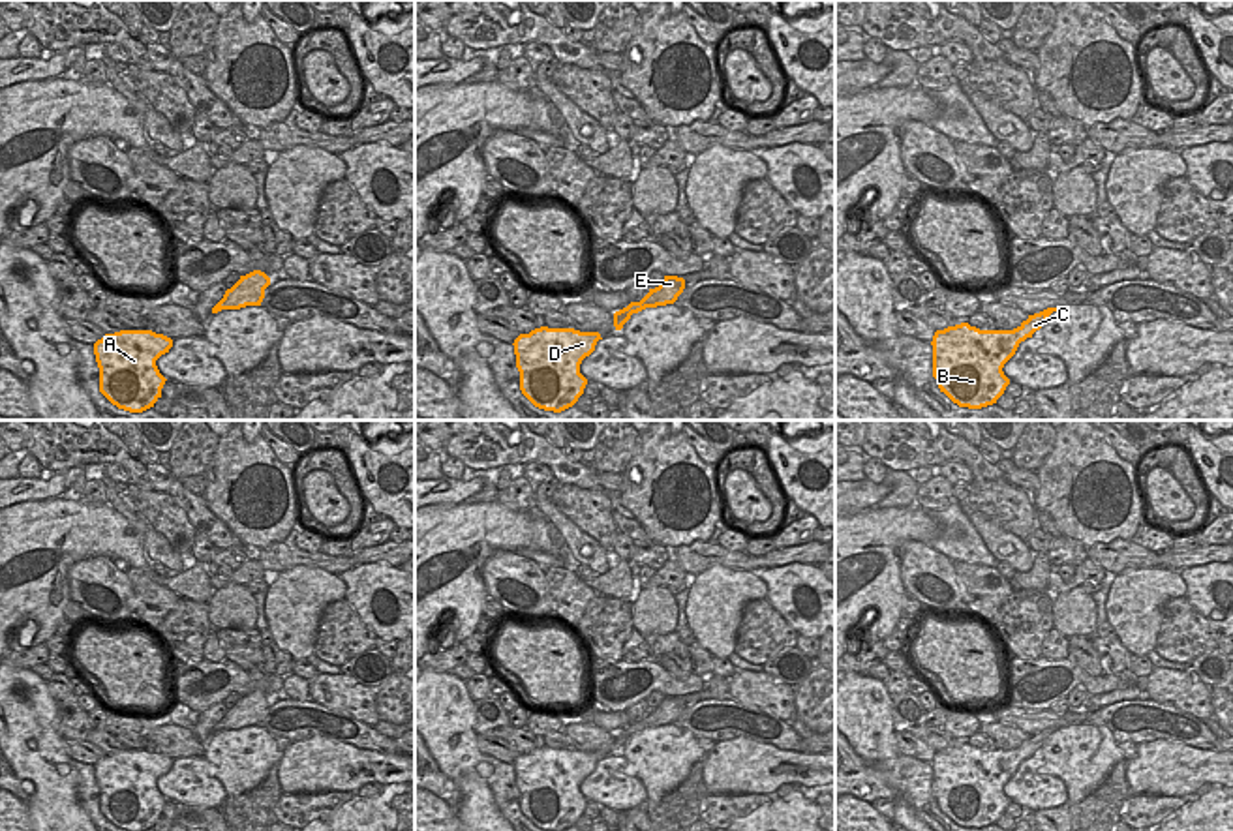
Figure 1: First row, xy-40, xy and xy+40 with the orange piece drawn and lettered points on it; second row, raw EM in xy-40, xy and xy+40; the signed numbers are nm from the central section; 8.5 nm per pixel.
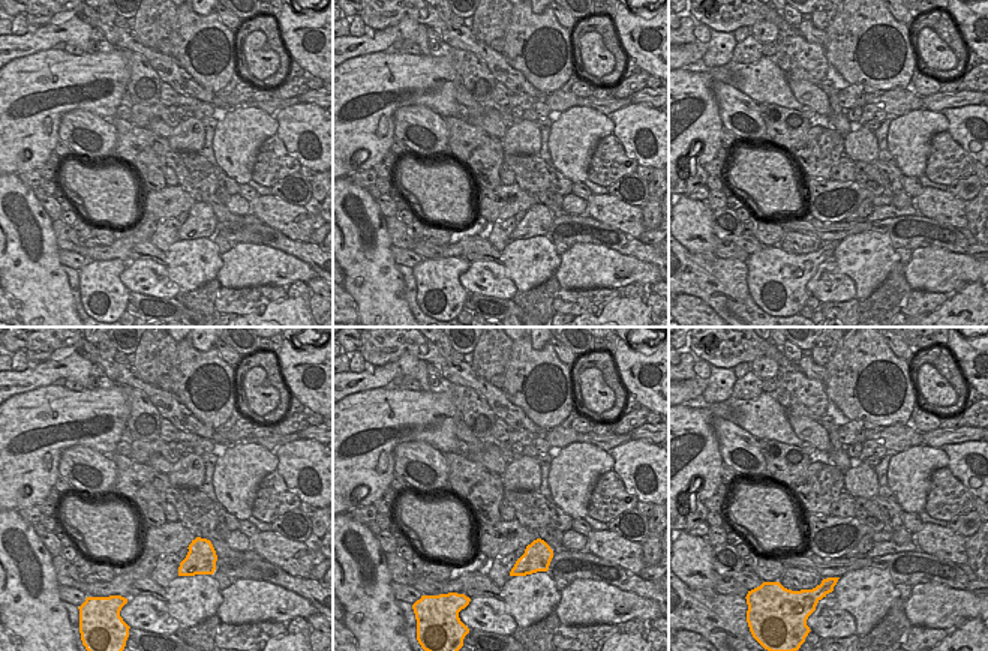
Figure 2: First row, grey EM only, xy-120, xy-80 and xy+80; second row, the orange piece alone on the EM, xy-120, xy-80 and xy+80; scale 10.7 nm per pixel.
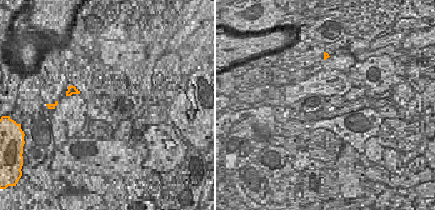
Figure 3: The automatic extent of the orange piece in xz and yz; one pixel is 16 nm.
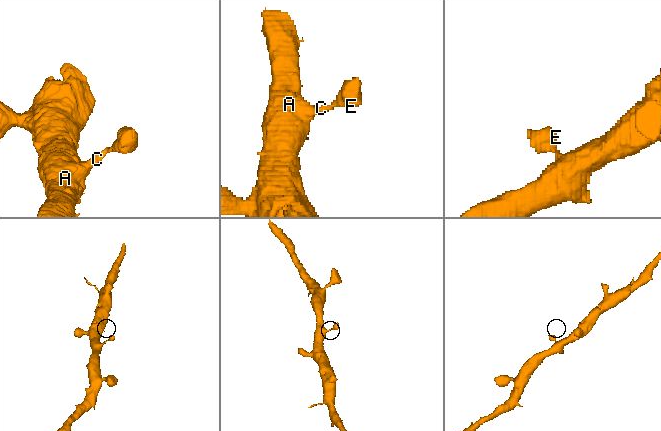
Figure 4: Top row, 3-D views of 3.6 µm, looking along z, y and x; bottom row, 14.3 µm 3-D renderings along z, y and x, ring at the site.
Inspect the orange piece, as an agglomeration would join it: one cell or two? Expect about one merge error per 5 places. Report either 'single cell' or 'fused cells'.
single cell

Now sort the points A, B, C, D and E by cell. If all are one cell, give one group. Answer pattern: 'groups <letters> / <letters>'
groups A B C D E

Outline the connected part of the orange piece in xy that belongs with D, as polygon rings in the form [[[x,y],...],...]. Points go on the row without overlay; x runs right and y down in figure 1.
[[[540,747],[514,760],[522,814],[539,829],[565,831],[584,814],[580,784],[595,771],[599,752]]]

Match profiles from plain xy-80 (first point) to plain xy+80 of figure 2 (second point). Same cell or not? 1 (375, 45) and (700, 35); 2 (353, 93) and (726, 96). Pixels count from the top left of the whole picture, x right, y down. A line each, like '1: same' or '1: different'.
1: different
2: different

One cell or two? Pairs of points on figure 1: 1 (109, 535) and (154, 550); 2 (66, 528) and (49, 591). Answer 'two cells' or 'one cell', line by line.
1: two cells
2: one cell

